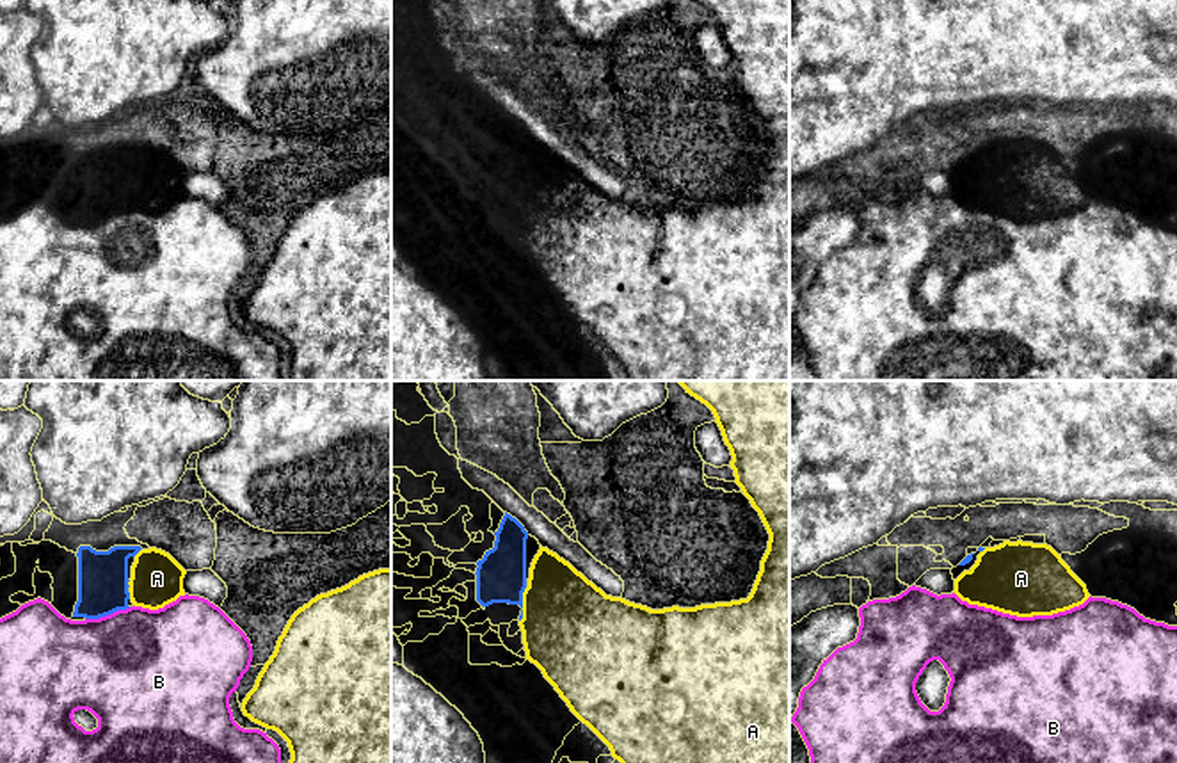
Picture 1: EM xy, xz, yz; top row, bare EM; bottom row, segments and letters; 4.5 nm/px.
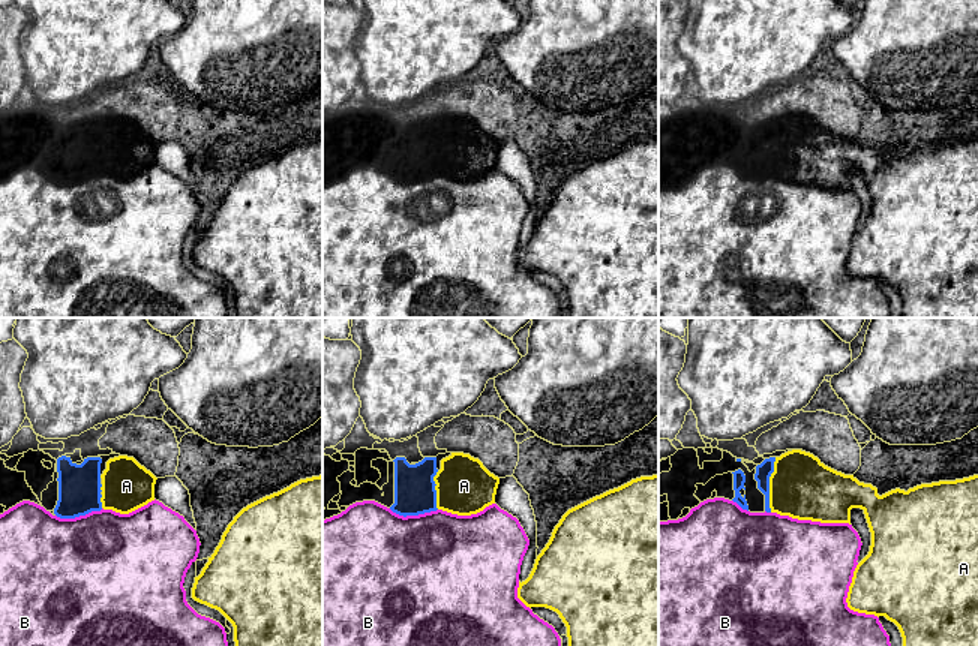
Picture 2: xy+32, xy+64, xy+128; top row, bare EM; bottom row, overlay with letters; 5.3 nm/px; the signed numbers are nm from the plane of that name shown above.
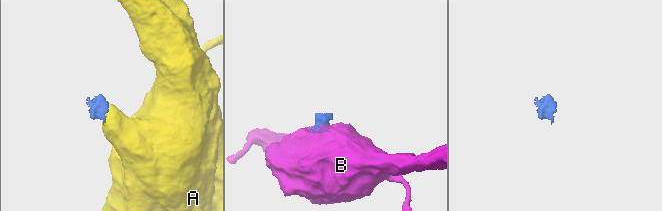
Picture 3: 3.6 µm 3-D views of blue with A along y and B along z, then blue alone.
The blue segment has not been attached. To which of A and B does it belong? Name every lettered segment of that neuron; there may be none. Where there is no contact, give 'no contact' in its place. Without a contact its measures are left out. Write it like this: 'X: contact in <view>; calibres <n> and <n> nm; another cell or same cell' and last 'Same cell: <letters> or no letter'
A: contact in xz; calibres 220 and 420 nm; same cell
B: contact in xy; calibres 220 and 500 nm; another cell
Same cell: A

